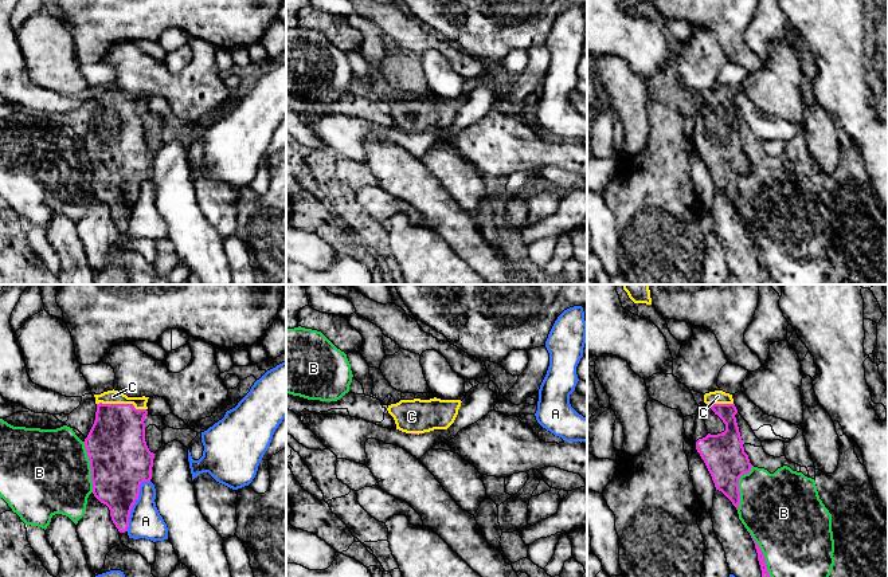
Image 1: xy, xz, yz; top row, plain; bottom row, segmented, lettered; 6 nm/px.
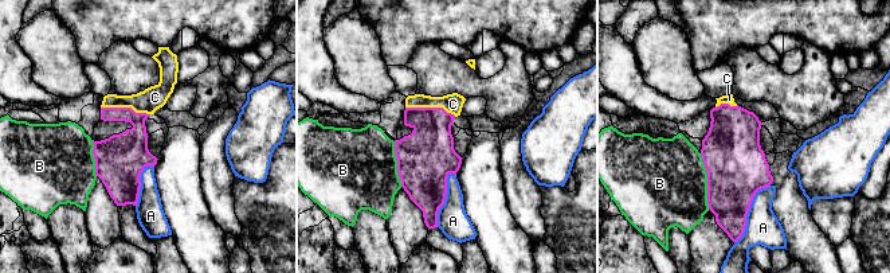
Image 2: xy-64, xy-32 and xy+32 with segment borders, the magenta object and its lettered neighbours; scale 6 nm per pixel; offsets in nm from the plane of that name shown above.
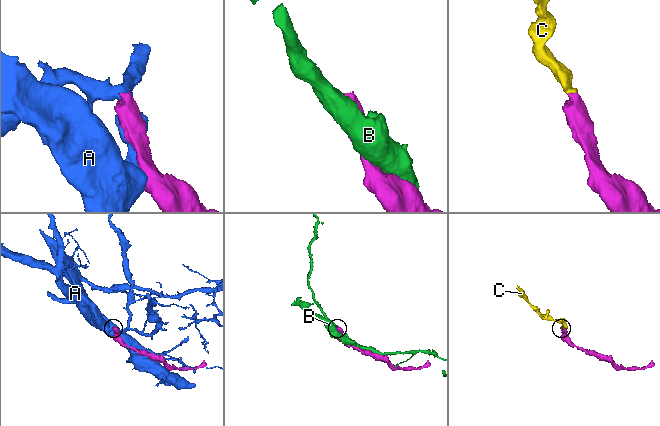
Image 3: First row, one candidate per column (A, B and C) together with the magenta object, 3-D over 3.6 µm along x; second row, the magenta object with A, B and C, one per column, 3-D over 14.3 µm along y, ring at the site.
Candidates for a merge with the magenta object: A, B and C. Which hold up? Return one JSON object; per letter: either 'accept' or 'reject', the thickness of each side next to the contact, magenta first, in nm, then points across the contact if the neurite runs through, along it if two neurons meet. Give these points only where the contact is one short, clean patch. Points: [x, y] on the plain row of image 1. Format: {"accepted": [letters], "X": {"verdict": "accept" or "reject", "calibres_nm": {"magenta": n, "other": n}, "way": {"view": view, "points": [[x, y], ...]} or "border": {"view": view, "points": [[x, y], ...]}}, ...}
{"accepted": ["C"], "A": {"verdict": "reject", "calibres_nm": {"magenta": 360, "other": 190}}, "B": {"verdict": "reject", "calibres_nm": {"magenta": 80, "other": 460}}, "C": {"verdict": "accept", "calibres_nm": {"magenta": 360, "other": 80}, "way": {"view": "xy", "points": [[116, 144], [121, 103], [113, 95]]}}}

